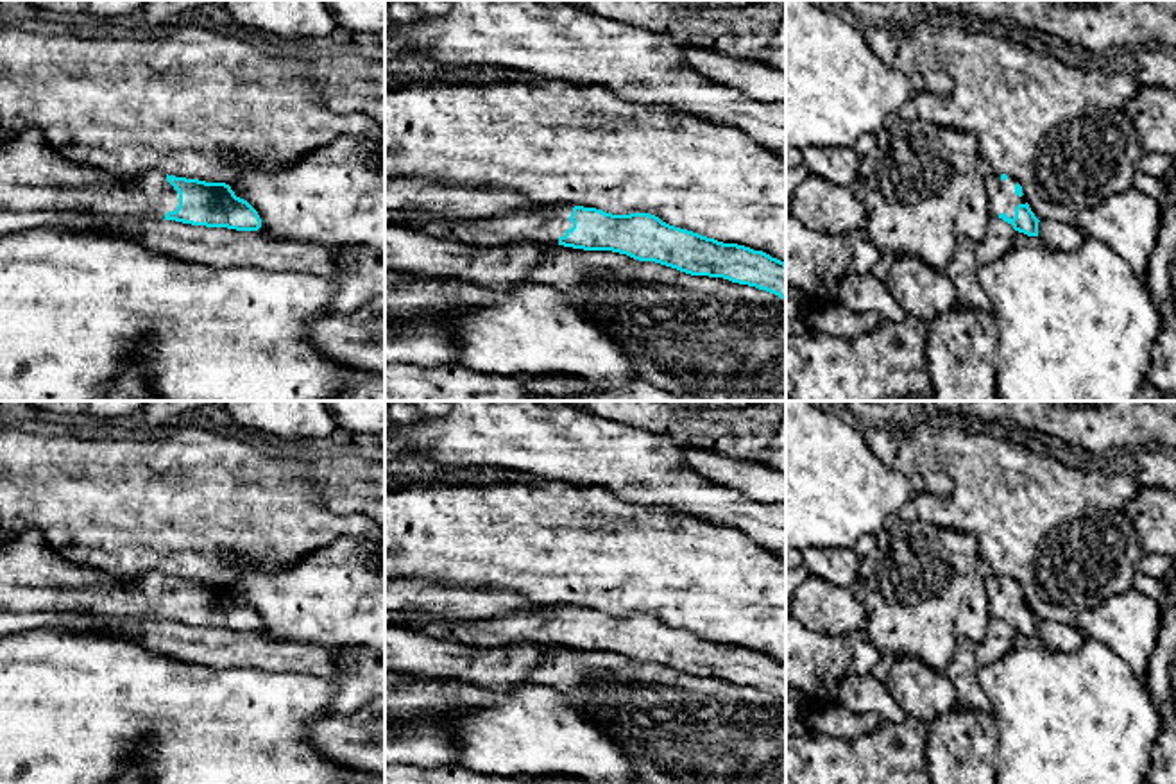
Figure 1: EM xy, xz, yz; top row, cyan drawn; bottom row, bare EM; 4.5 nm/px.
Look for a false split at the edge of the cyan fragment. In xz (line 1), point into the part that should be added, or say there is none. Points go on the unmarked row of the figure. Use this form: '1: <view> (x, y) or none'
1: xz (545, 629)

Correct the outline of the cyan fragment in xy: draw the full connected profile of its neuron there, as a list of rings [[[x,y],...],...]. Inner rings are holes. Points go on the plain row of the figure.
[[[36,528],[0,541],[0,612],[89,612],[111,619],[165,619],[236,632],[261,628],[258,612],[226,584],[156,571],[122,582],[68,562]]]

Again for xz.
[[[548,607],[490,619],[422,619],[421,632],[446,641],[492,646],[564,646],[612,652],[691,677],[723,678],[786,702],[786,664],[763,652],[723,644],[650,614],[612,616],[584,607]]]

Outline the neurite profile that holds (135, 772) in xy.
[[[140,752],[129,757],[129,764],[124,768],[122,775],[113,784],[150,784],[147,779],[147,764]]]

